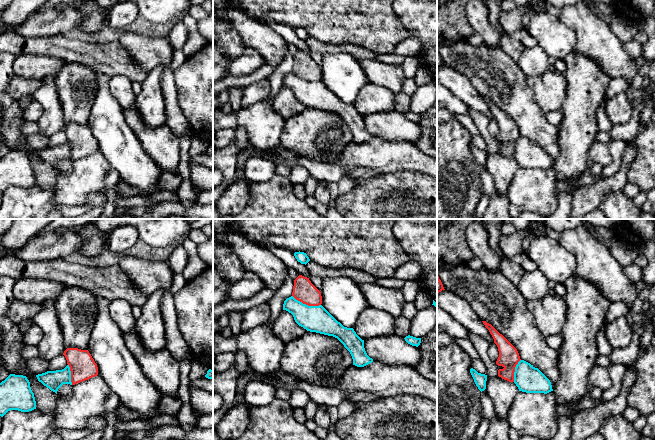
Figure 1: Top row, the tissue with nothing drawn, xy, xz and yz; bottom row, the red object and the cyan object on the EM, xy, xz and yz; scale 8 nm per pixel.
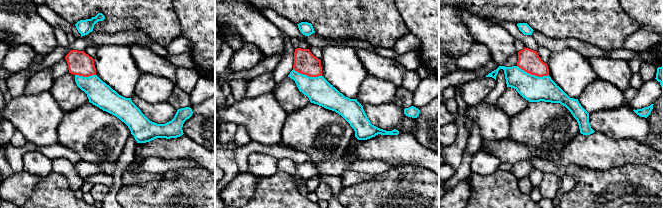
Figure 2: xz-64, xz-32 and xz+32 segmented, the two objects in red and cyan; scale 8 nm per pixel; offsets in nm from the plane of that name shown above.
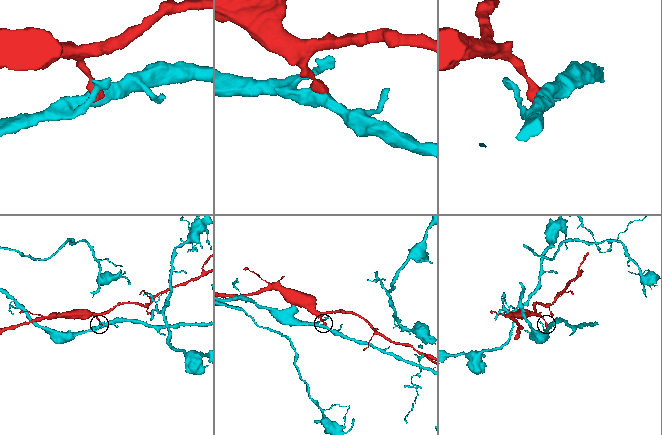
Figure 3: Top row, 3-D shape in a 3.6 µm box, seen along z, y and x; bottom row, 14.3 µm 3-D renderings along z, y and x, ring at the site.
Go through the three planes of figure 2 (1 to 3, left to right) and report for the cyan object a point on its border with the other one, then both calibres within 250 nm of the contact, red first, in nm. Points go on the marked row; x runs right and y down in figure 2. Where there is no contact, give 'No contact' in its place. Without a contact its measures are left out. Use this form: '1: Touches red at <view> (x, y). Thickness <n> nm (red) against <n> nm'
1: Touches red at xz-64 (85, 76). Thickness 190 nm (red) against 200 nm
2: Touches red at xz-32 (307, 75). Thickness 180 nm (red) against 200 nm
3: Touches red at xz+32 (533, 74). Thickness 180 nm (red) against 200 nm

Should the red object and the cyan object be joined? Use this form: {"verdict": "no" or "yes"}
{"verdict": "no"}

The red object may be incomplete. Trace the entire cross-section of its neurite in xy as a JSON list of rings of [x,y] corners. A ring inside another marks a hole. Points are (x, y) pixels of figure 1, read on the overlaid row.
[[[67,348],[63,355],[71,371],[72,385],[98,375],[98,367],[88,350]]]

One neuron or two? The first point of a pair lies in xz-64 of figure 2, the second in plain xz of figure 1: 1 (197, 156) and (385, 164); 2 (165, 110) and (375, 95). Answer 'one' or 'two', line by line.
1: one
2: two

